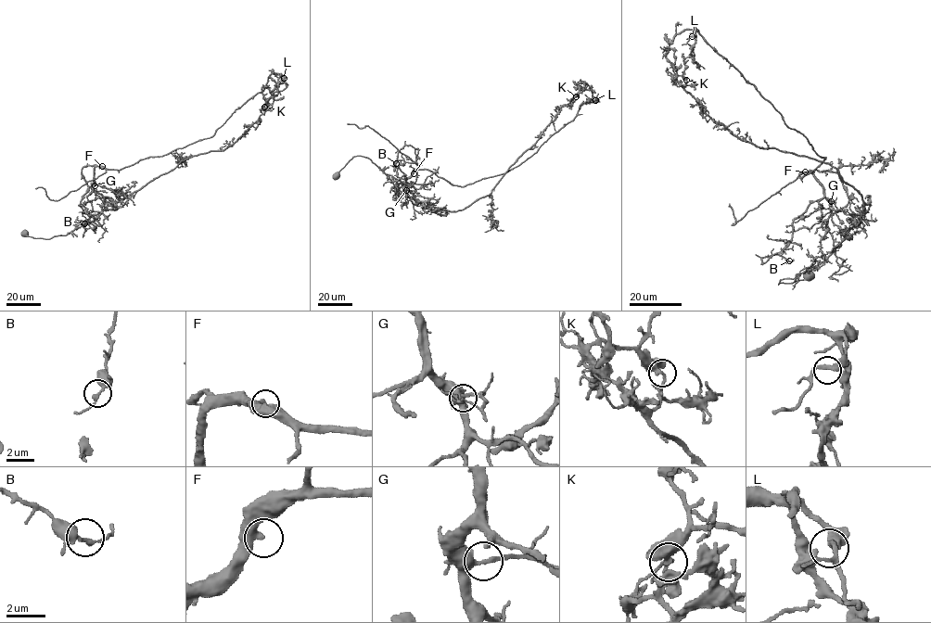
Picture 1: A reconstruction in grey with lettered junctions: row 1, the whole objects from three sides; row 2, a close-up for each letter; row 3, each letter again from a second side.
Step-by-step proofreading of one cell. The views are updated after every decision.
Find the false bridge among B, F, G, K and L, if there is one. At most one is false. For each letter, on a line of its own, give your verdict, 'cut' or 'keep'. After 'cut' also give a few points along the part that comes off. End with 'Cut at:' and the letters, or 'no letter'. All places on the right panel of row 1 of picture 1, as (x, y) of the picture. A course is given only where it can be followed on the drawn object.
B: keep
F: keep
G: keep
K: cut; course (686, 80), (666, 54), (695, 30), (825, 158), (799, 177), (838, 173), (848, 202), (792, 288)
L: keep
Cut at: K

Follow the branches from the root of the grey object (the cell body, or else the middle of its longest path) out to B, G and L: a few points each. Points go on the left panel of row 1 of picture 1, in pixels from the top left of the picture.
B: (25, 233), (66, 235), (117, 207), (95, 191), (94, 183), (87, 199), (106, 217), (102, 224), (84, 223)
G: (25, 233), (27, 236), (44, 239), (66, 235), (93, 215), (117, 206), (95, 193), (95, 185)
L: (25, 233), (44, 239), (66, 235), (182, 160), (223, 150), (268, 108), (280, 73), (284, 78)

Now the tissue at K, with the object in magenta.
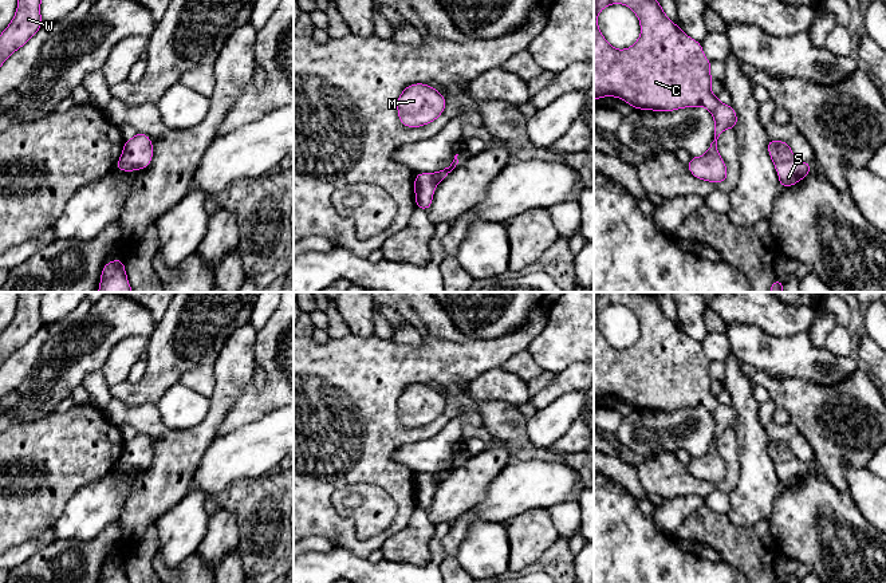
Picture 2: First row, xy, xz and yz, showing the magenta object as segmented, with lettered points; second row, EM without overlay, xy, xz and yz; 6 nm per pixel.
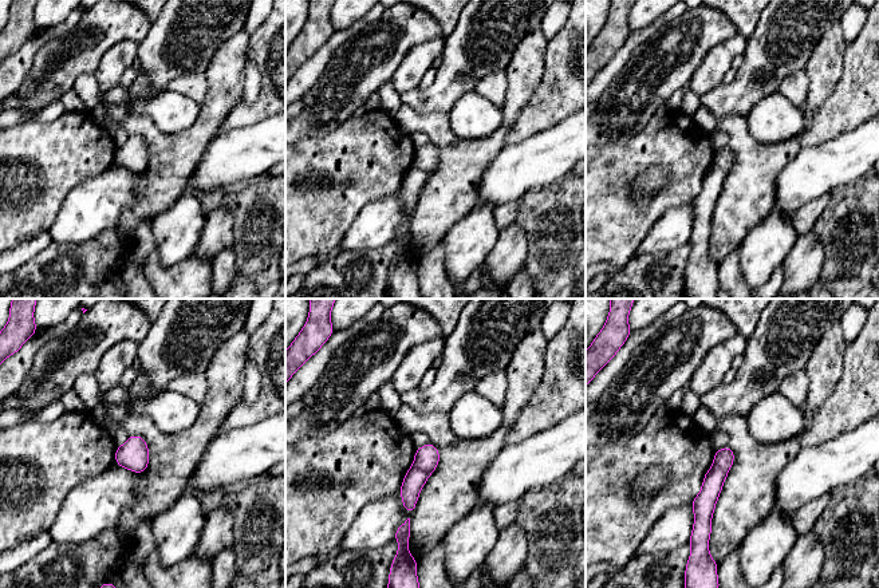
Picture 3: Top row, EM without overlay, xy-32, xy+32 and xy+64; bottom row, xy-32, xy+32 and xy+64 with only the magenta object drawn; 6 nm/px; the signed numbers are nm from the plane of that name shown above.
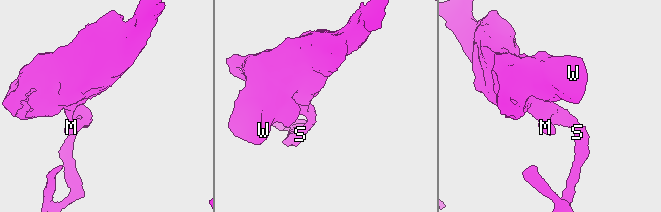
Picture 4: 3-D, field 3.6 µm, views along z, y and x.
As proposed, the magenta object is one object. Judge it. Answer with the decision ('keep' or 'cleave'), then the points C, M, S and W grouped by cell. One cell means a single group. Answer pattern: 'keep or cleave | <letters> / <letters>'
cleave | C M W / S

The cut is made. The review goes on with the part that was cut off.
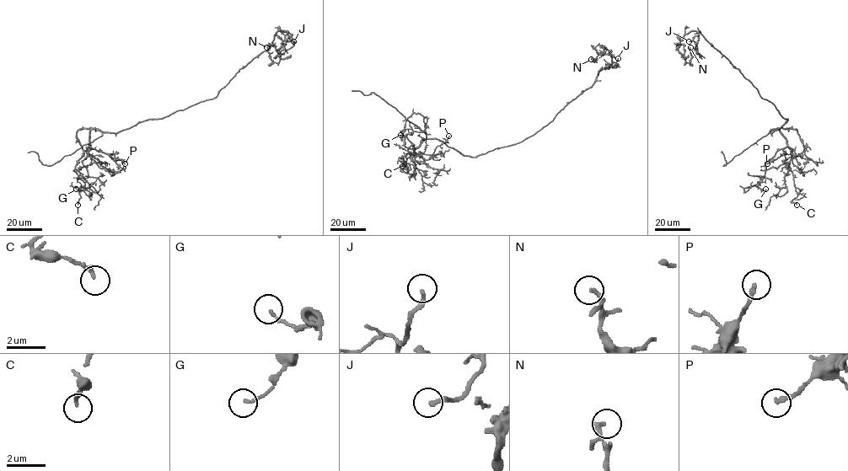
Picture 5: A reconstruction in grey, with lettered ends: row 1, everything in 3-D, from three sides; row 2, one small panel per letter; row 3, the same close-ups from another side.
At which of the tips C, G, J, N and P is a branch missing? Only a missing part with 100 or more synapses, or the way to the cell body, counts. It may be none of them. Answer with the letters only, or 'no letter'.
no letter

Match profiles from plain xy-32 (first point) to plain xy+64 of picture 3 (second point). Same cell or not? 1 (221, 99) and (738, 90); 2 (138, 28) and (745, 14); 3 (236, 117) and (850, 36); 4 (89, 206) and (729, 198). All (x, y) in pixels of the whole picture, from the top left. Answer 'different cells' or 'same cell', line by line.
1: different cells
2: different cells
3: different cells
4: different cells

